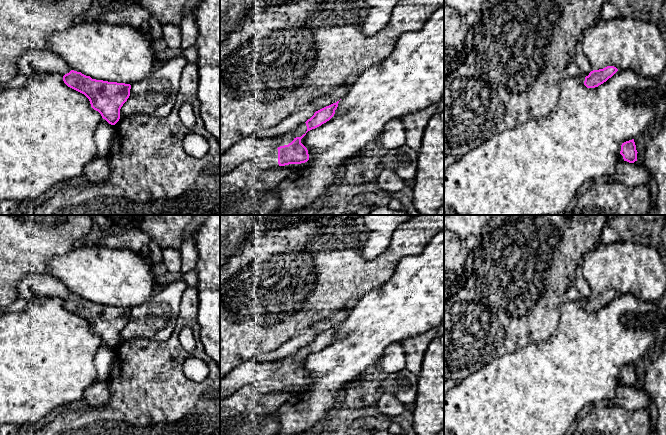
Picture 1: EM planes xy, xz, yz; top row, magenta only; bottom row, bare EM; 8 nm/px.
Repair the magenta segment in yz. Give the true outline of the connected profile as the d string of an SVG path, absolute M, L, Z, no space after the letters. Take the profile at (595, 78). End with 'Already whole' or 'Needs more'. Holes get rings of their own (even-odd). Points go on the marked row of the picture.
M580 48L576 52L573 61L581 69L582 75L585 76L584 85L587 88L598 87L618 71L614 66L607 66L603 69L594 70Z. Needs more

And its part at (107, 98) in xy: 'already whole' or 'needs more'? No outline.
needs more

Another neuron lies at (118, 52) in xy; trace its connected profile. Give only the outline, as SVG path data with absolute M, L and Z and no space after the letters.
M103 20L76 22L48 39L46 49L57 53L69 67L92 79L132 84L145 79L161 61L160 51L155 51L146 32L139 31L134 21L107 23Z

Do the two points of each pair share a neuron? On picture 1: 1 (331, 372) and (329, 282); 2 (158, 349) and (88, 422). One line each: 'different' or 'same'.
1: different
2: same

